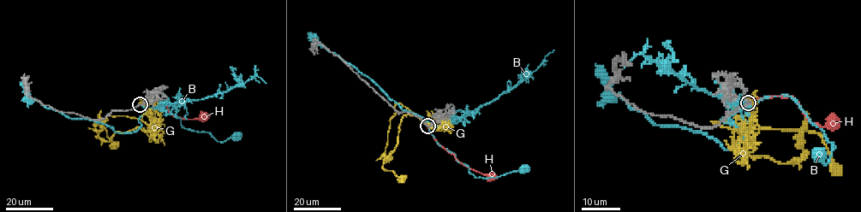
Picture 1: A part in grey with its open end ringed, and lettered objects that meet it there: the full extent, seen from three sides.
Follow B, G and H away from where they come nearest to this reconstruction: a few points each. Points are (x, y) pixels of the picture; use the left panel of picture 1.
B: (140, 103), (160, 100), (167, 103), (168, 110), (181, 120), (183, 127), (206, 132), (219, 142), (236, 137)
G: (144, 103), (156, 123), (150, 130), (140, 120), (126, 116), (94, 122), (105, 129), (115, 148)
H: (140, 105), (140, 102), (161, 101), (176, 116), (204, 118)

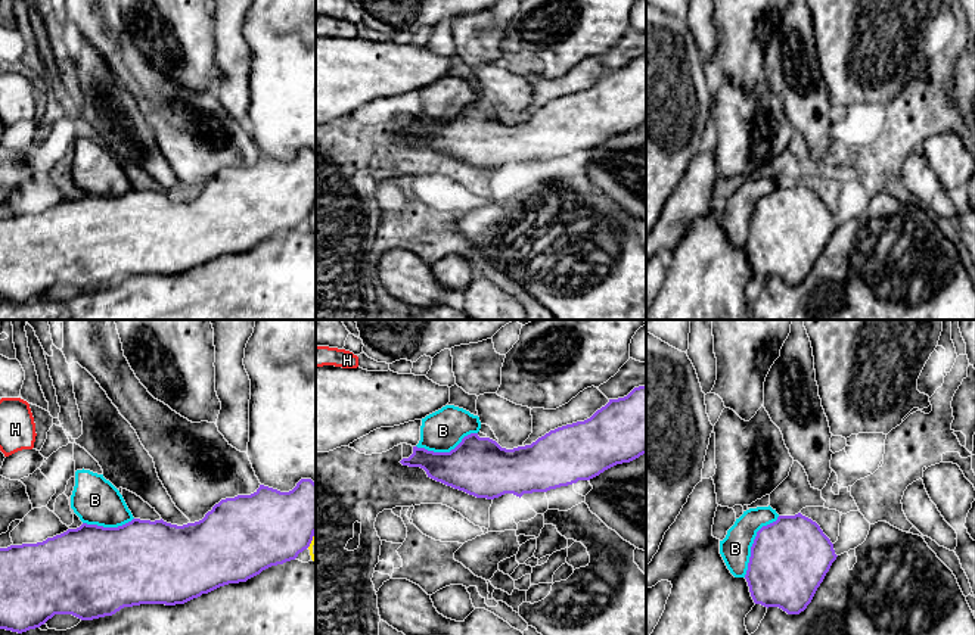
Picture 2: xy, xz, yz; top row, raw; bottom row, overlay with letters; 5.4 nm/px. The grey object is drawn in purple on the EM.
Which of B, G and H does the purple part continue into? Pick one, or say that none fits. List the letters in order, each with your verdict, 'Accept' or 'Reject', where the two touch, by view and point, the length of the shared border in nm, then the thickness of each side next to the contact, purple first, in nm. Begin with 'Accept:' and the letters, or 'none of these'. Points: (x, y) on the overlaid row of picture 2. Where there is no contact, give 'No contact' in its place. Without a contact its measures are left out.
Accept: H
B: Reject. Touches purple at yz (753, 544). Shared border 380 nm. Thickness 420 nm (purple) against 170 nm
G: Reject. Touches purple at xy (311, 539). Shared border 100 nm. Thickness 420 nm (purple) against 70 nm
H: Accept. No contact

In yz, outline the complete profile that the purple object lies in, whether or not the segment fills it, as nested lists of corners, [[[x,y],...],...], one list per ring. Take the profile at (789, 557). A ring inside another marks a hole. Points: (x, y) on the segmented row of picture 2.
[[[801,513],[779,516],[757,532],[751,547],[745,579],[754,603],[799,614],[836,557],[816,522]]]

